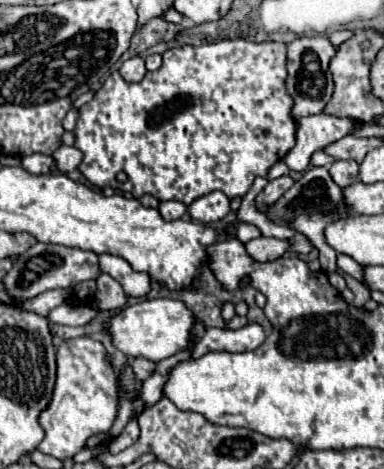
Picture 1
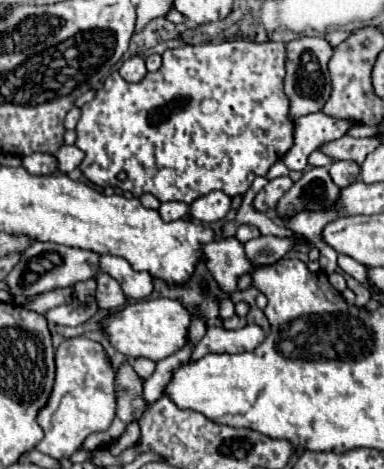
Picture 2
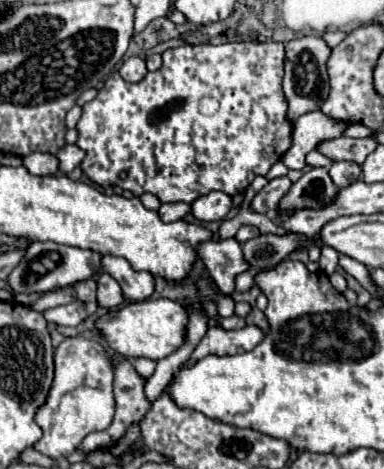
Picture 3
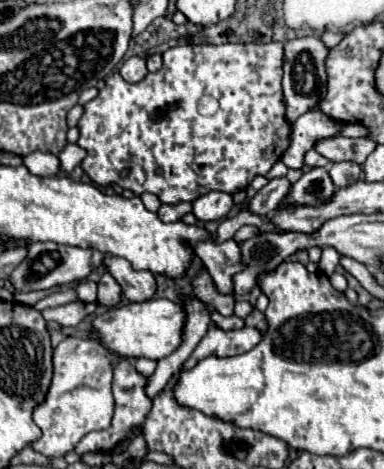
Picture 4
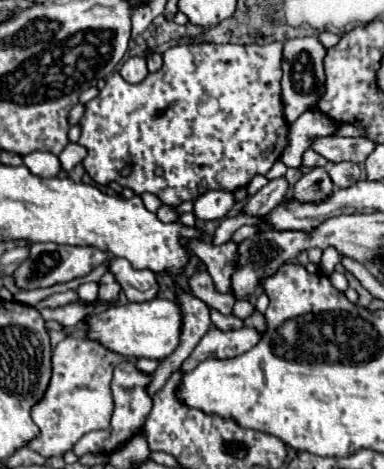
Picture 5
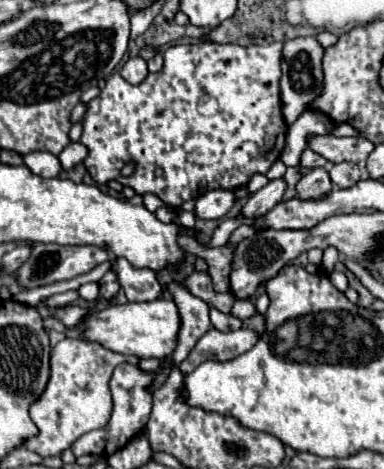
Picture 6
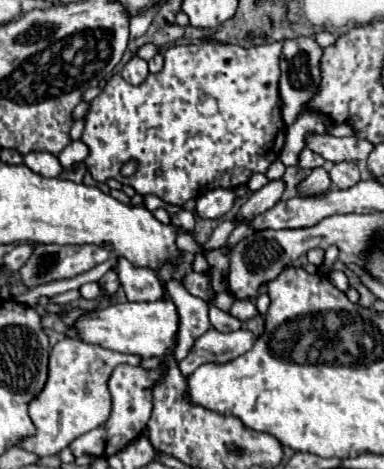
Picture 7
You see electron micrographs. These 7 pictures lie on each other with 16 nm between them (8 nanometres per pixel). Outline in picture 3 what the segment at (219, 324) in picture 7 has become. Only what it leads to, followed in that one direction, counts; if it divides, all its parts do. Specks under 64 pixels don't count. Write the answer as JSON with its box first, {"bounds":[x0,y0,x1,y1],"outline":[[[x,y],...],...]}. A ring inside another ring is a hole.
{"bounds":[216,316,246,330],"outline":[[[216,316],[220,326],[224,330],[236,330],[236,328],[244,328],[246,326],[246,320],[244,318],[238,318],[238,316],[232,316],[232,318],[222,318],[222,316]]]}

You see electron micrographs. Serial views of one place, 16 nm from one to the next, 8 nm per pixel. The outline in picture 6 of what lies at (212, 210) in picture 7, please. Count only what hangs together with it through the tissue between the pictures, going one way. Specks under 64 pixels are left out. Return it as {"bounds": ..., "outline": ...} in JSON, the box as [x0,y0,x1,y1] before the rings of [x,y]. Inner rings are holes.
{"bounds":[194,190,234,220],"outline":[[[210,190],[196,200],[194,214],[202,220],[220,220],[234,206],[234,192]]]}

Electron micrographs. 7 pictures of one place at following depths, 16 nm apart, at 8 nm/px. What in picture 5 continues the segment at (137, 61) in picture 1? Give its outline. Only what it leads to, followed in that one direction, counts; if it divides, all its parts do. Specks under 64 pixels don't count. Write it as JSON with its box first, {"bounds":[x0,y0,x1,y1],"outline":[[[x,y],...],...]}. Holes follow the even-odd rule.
{"bounds":[120,56,148,84],"outline":[[[140,56],[128,58],[128,60],[122,64],[122,68],[120,68],[120,76],[122,76],[126,82],[130,82],[130,84],[142,82],[142,80],[146,78],[146,74],[148,74],[146,60],[140,58]]]}

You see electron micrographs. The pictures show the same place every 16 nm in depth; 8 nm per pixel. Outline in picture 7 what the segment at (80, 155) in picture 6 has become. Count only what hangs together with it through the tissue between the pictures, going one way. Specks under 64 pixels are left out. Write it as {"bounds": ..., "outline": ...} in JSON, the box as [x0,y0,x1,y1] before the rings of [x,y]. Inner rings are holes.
{"bounds":[58,140,88,170],"outline":[[[78,140],[78,142],[68,144],[68,148],[64,148],[64,152],[60,152],[58,160],[60,160],[64,170],[72,170],[72,166],[84,162],[86,156],[88,156],[88,148]]]}

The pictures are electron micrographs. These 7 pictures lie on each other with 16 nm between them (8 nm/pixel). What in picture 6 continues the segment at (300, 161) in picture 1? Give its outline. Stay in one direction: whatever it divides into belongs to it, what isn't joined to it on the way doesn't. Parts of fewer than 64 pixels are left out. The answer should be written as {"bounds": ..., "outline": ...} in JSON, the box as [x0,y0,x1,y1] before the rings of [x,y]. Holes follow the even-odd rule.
{"bounds":[280,110,334,166],"outline":[[[318,110],[304,112],[294,124],[288,128],[288,144],[280,156],[286,166],[300,166],[302,152],[310,146],[310,138],[328,136],[334,130],[334,122]]]}

